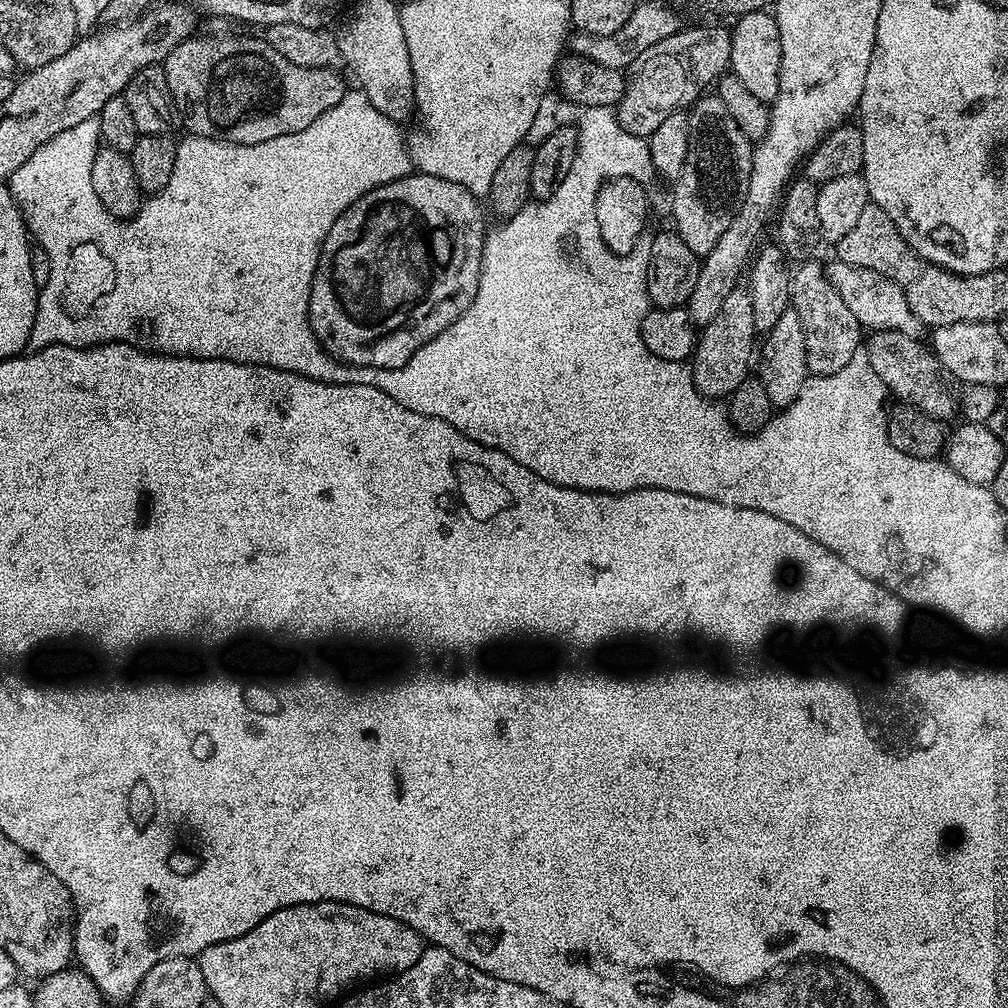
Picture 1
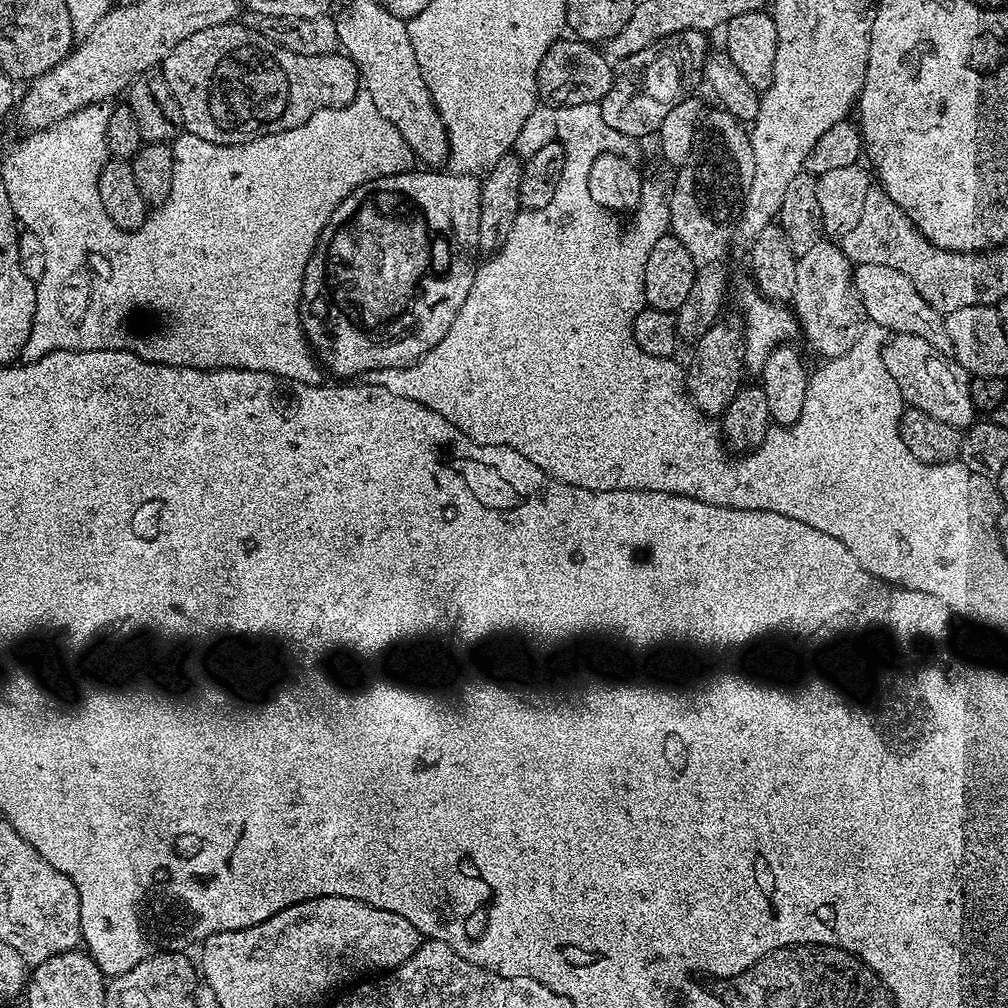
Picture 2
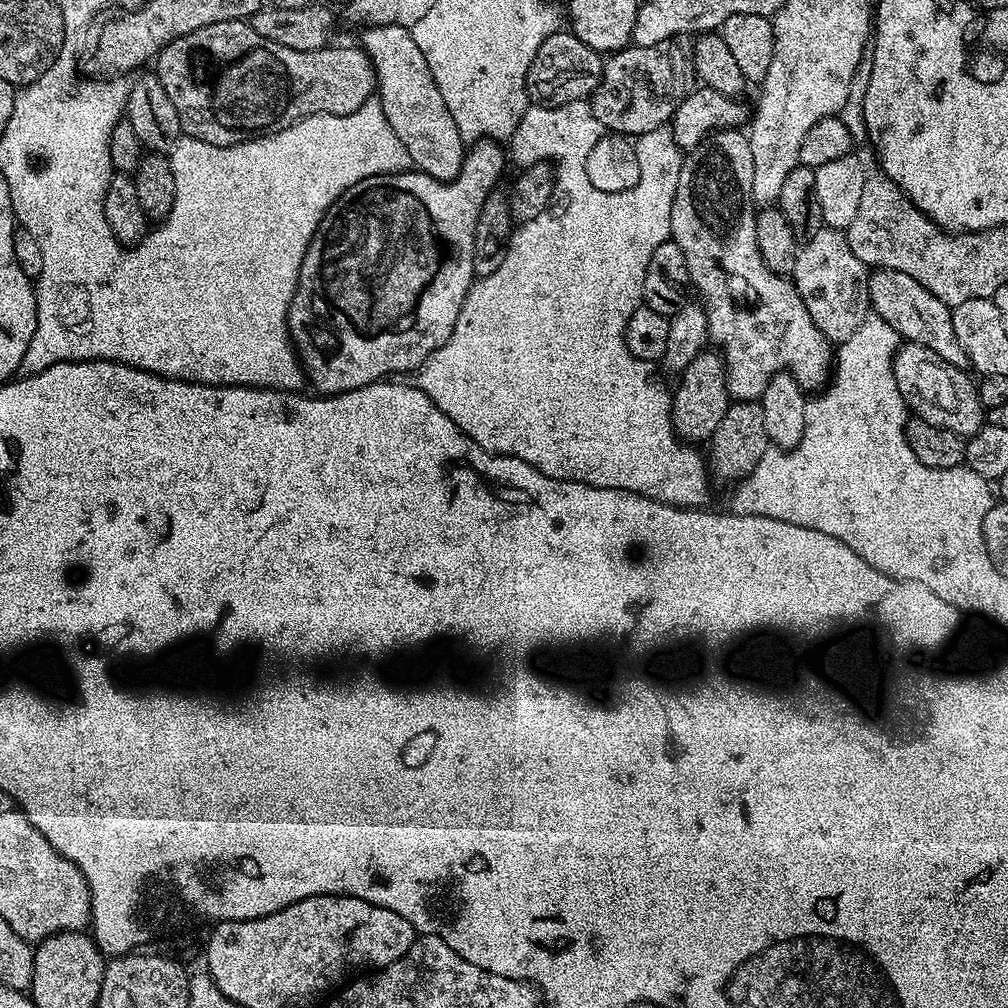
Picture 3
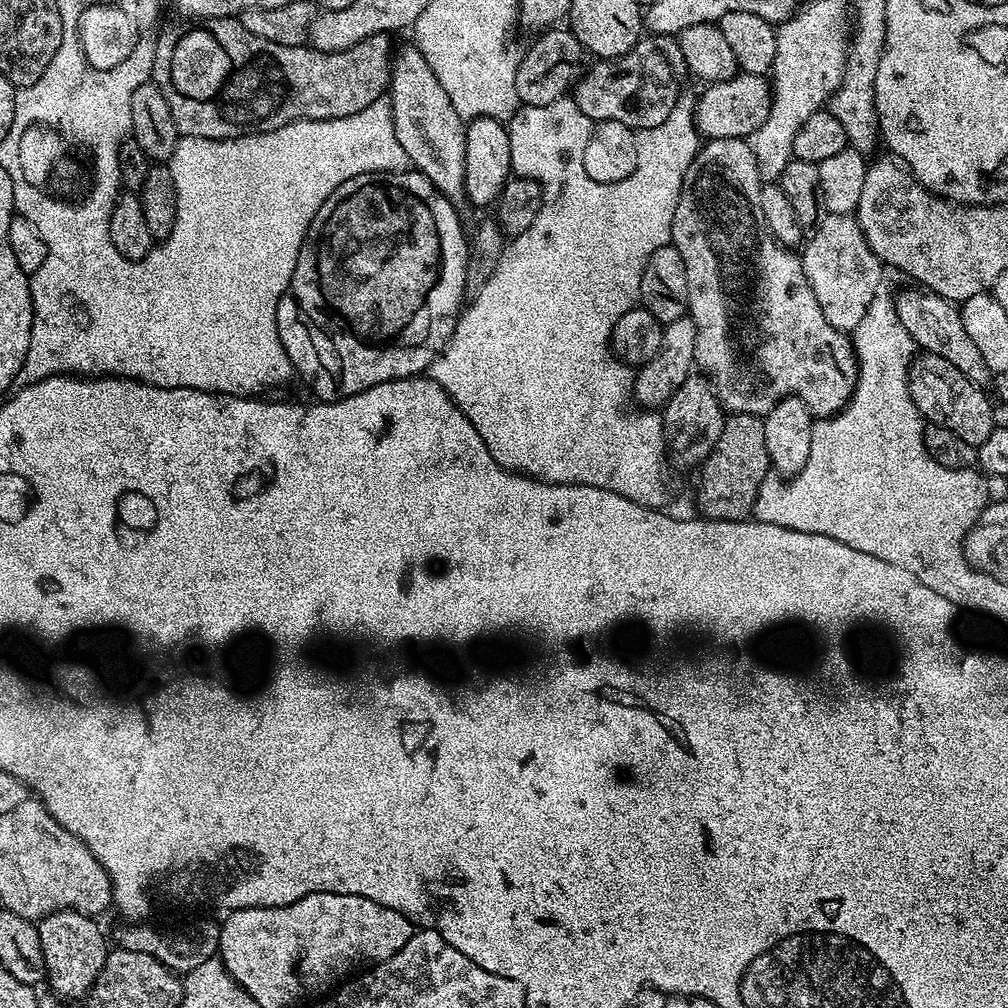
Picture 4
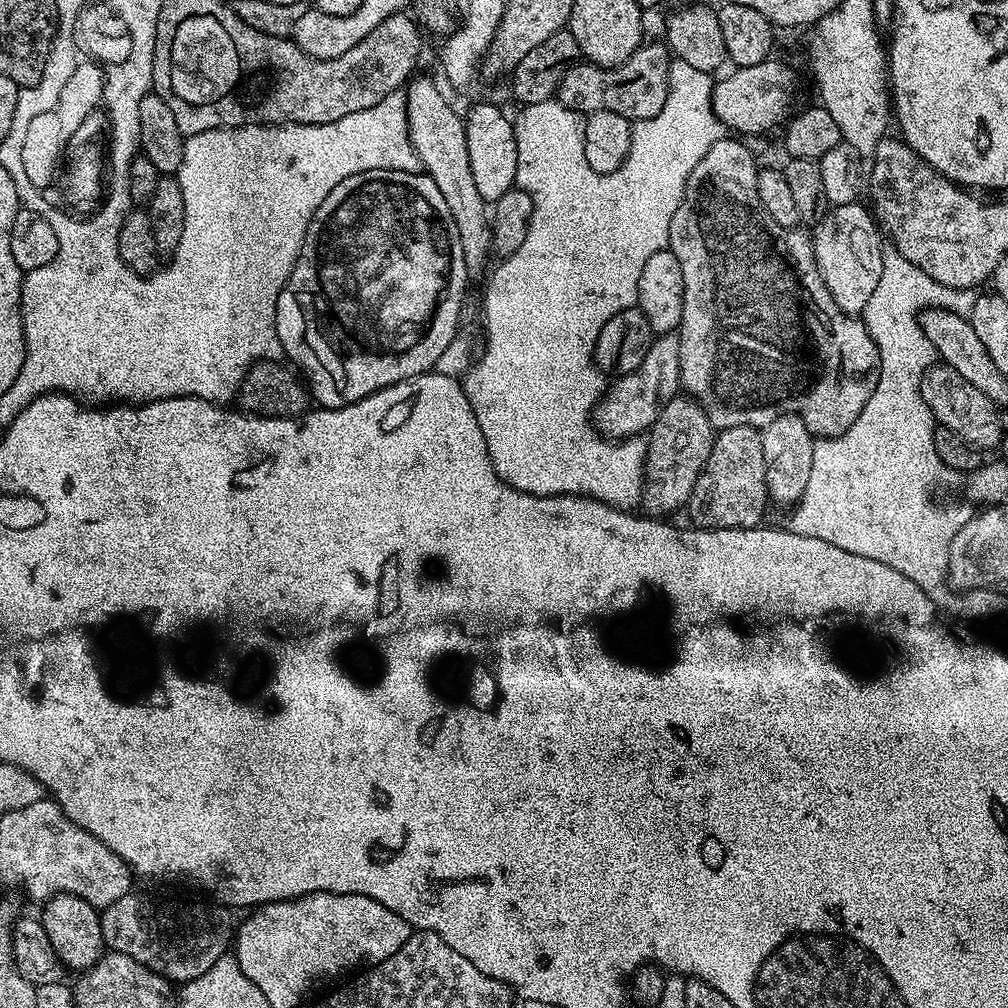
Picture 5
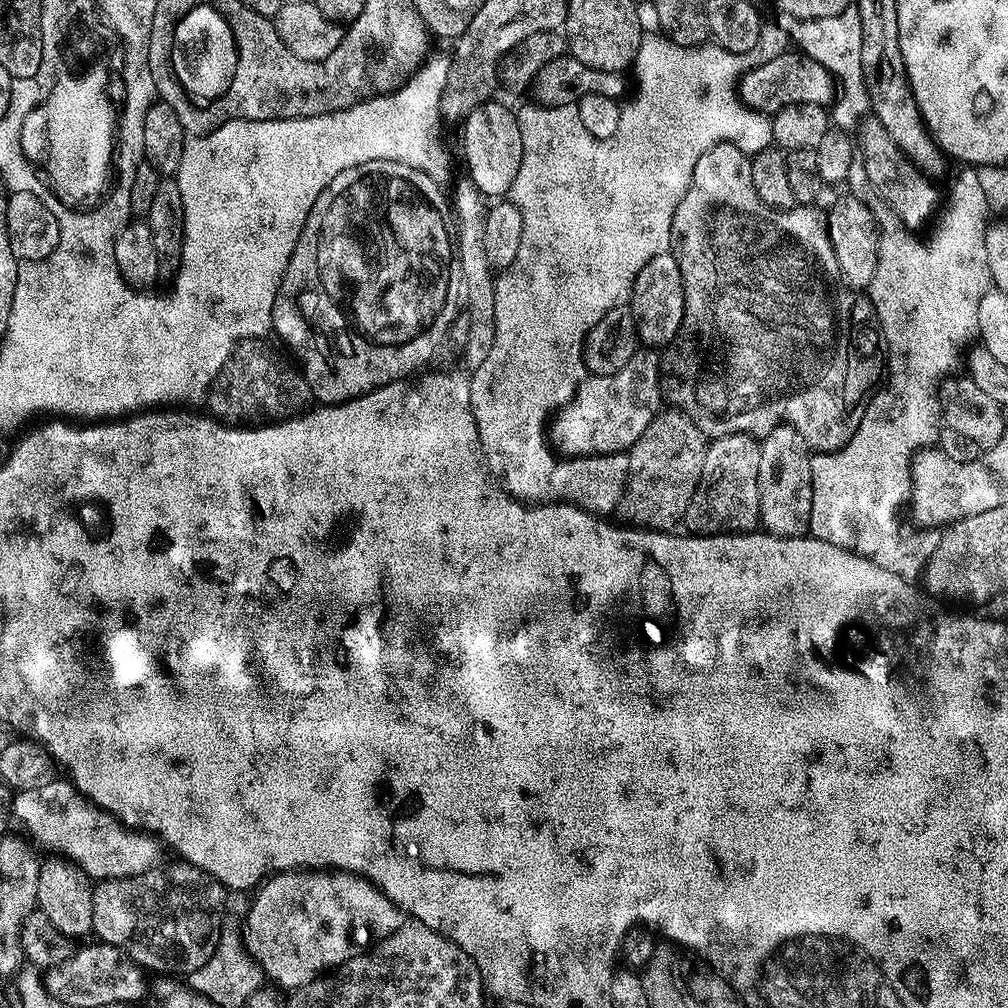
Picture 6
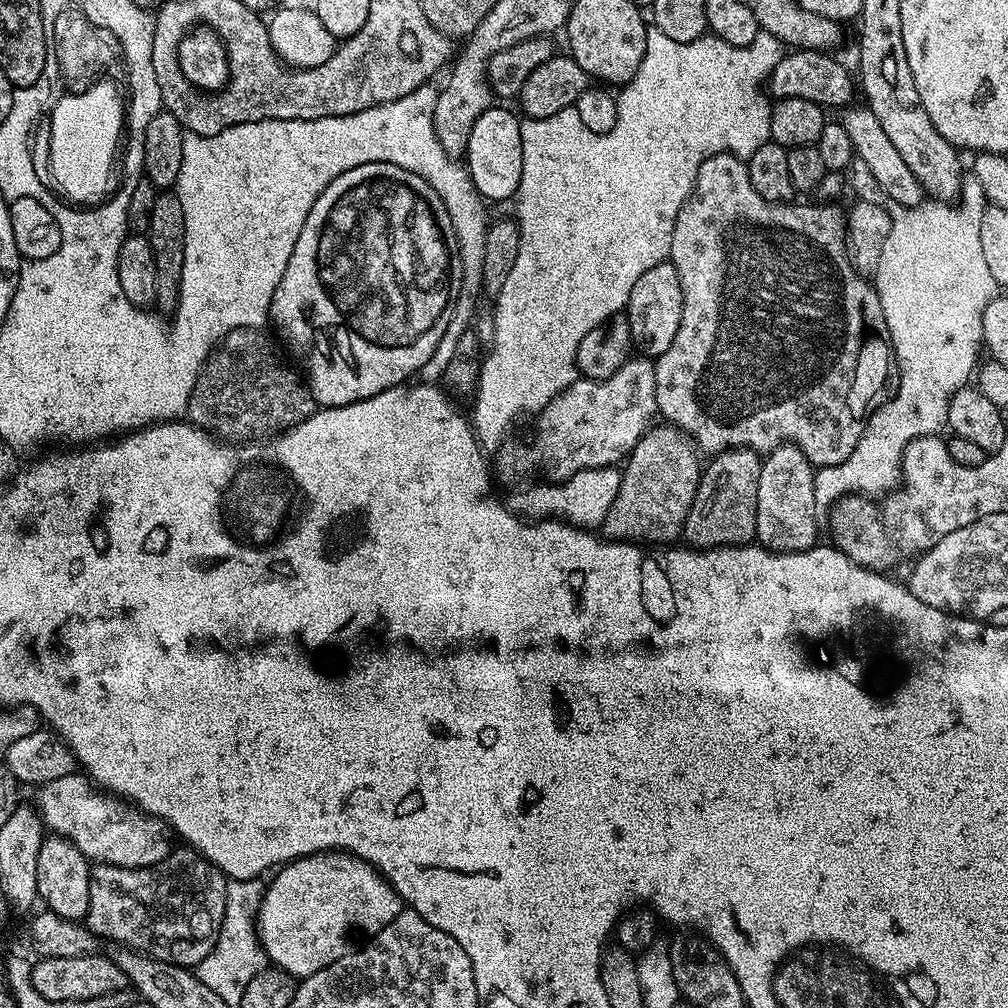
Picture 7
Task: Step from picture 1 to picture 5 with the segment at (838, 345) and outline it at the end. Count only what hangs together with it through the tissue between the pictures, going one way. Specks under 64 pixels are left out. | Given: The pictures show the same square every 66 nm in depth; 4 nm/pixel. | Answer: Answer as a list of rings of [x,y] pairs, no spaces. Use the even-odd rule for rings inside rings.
[[[863,203],[837,204],[825,211],[820,223],[815,225],[812,236],[812,249],[816,255],[816,265],[822,274],[824,284],[830,290],[837,308],[841,308],[848,316],[859,317],[864,311],[866,302],[870,302],[870,294],[878,287],[878,278],[882,278],[885,249],[880,248],[882,232],[878,227],[873,213]]]

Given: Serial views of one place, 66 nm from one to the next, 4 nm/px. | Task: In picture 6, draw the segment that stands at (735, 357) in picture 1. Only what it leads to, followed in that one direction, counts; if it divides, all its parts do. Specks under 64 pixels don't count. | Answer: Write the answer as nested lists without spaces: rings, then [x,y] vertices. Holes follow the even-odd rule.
[[[669,409],[661,411],[646,426],[641,438],[638,438],[626,454],[629,475],[622,506],[631,525],[646,528],[648,531],[673,531],[683,521],[686,507],[690,504],[690,498],[693,497],[702,476],[703,463],[708,453],[708,438],[694,420],[680,409]]]

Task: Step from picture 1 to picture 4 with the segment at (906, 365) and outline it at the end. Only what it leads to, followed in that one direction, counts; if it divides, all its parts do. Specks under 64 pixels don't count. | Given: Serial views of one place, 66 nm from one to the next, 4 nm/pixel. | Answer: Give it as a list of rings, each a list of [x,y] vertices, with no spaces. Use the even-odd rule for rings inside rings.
[[[929,352],[917,355],[908,367],[908,385],[910,398],[925,421],[929,425],[953,431],[964,442],[979,446],[997,428],[992,413],[994,404],[989,393],[981,385],[970,383],[962,370],[950,366],[946,358],[938,358]]]

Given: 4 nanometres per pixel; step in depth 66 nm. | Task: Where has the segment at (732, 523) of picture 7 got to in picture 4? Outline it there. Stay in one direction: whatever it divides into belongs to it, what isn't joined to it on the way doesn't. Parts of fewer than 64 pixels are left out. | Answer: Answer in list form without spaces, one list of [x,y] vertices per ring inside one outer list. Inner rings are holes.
[[[731,413],[725,419],[718,442],[715,442],[699,472],[700,489],[696,492],[696,504],[700,507],[699,515],[703,519],[749,519],[754,502],[758,498],[758,490],[764,479],[770,475],[763,419],[754,414]]]

